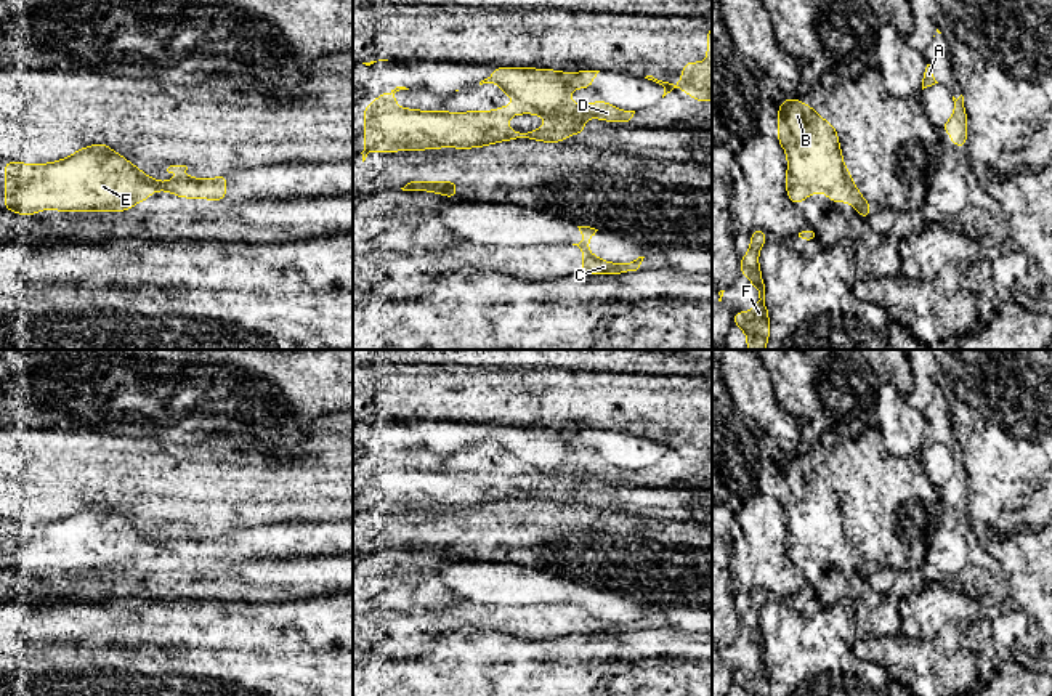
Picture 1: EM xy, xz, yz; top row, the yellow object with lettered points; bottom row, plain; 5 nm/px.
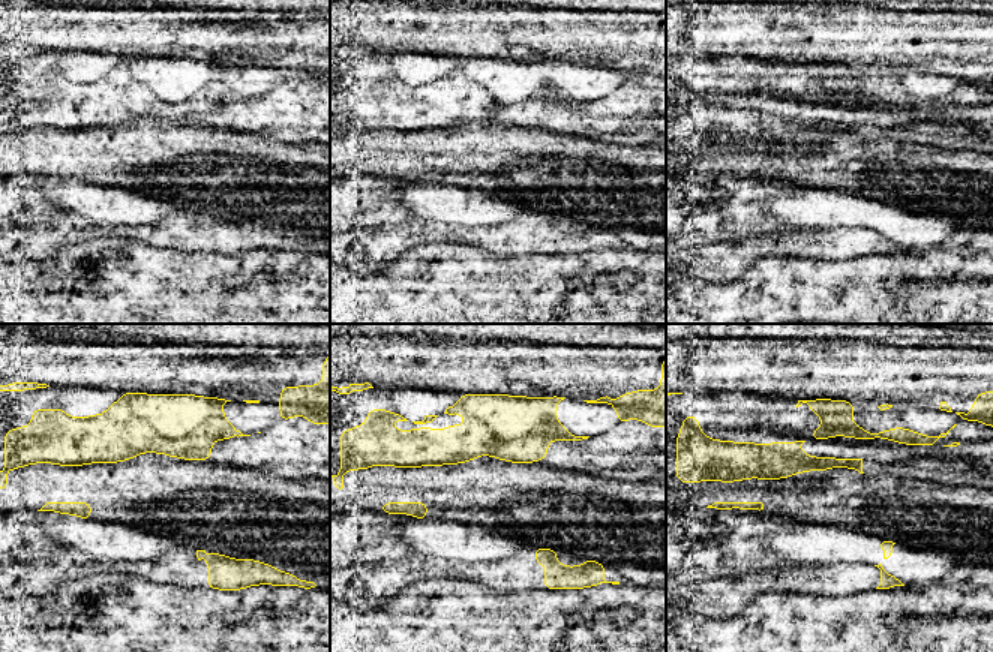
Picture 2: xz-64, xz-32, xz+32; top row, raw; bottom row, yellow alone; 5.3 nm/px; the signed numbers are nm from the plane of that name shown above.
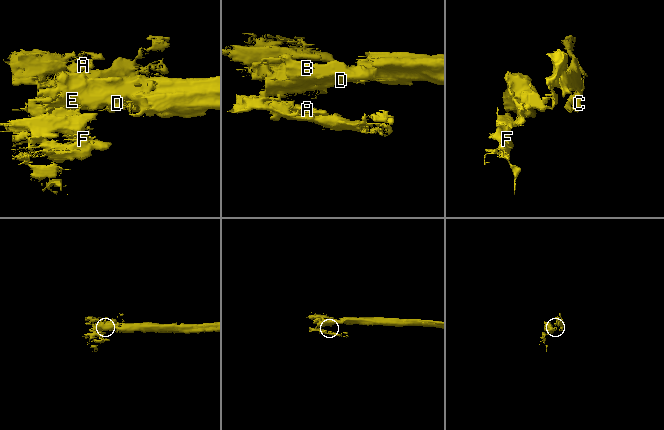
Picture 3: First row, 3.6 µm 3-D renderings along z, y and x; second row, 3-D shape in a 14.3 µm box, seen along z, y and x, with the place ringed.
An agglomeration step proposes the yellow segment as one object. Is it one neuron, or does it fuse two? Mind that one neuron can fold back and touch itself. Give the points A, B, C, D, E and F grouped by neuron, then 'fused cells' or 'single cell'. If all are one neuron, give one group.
A B C D E F | single cell

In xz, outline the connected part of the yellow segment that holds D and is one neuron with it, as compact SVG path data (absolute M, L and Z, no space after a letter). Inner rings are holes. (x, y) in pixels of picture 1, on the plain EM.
M492 427L494 431L479 441L497 443L504 454L515 457L515 465L497 470L444 471L398 467L394 452L409 449L396 446L383 451L364 467L362 521L372 510L398 512L436 507L483 507L499 500L536 499L563 502L566 496L579 494L587 476L608 481L629 481L635 470L617 468L606 460L574 463L569 454L574 447L590 447L600 430L558 431L531 427ZM518 473L539 473L548 483L532 491L512 491L507 480Z

